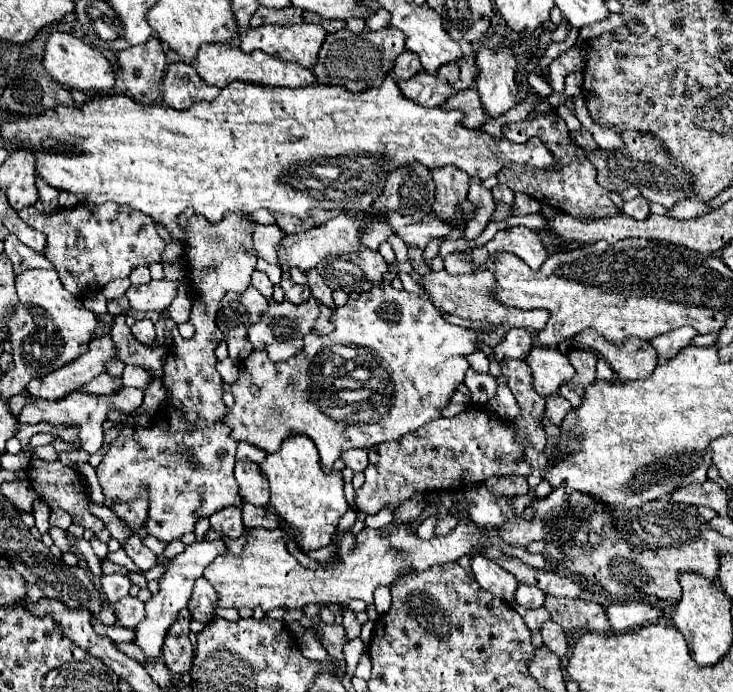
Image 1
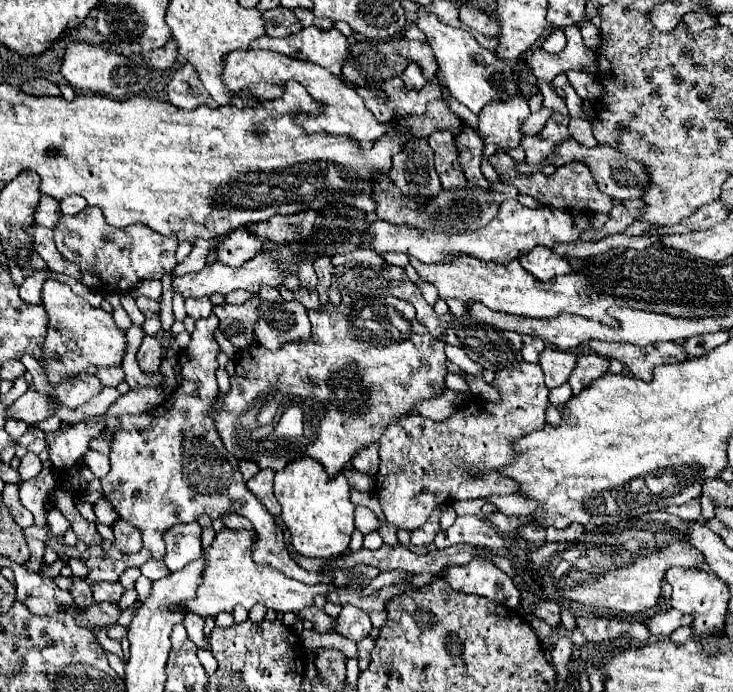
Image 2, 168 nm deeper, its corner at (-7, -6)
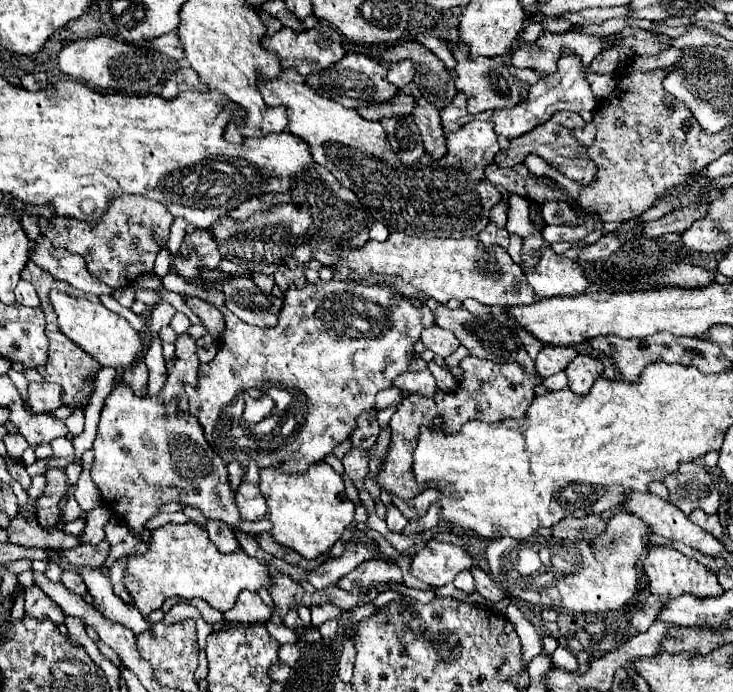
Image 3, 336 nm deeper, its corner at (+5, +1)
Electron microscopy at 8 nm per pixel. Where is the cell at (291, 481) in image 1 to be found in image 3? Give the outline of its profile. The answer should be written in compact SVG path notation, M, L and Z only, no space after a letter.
M324 461L314 464L309 477L310 473L313 478L290 478L278 464L260 470L260 490L266 498L268 518L274 526L272 538L308 560L328 552L354 520L354 504L346 498L342 476Z

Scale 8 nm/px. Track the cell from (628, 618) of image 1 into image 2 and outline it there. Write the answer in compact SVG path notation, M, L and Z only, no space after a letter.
M668 609L668 611L658 613L658 615L654 615L654 617L650 617L646 621L646 625L652 631L652 637L656 641L660 637L668 637L680 625L690 625L690 623L692 623L692 615L684 615L684 613L676 611L676 609Z

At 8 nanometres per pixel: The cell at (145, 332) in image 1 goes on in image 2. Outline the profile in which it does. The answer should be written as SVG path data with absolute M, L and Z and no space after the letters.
M146 335L138 349L138 367L144 373L158 373L162 361L162 345L156 337Z

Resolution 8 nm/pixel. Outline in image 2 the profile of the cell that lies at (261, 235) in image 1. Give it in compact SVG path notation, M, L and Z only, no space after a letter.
M240 227L228 235L220 245L216 245L216 259L228 267L240 267L260 253L260 237L250 235L248 229Z

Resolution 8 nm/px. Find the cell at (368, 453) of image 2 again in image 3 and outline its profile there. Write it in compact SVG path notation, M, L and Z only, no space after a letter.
M372 410L372 412L368 412L368 414L364 414L356 420L356 428L350 436L352 448L370 450L376 444L378 434L380 434L380 428L378 428L378 422L376 422L376 410Z

